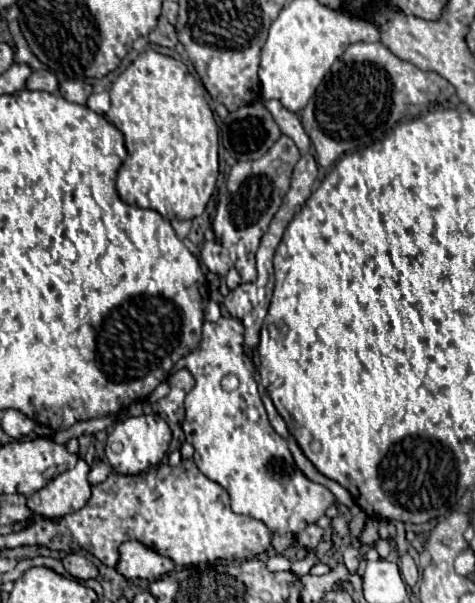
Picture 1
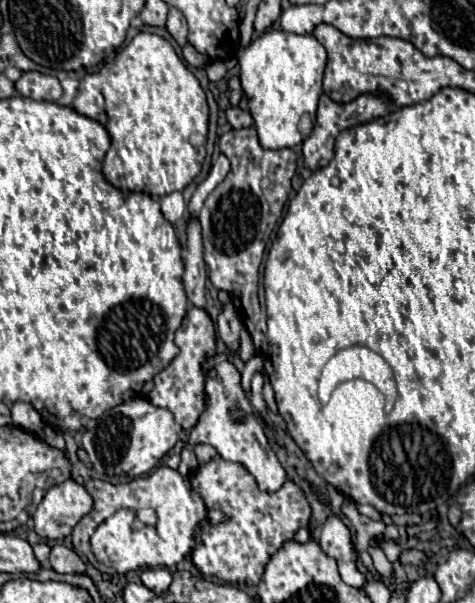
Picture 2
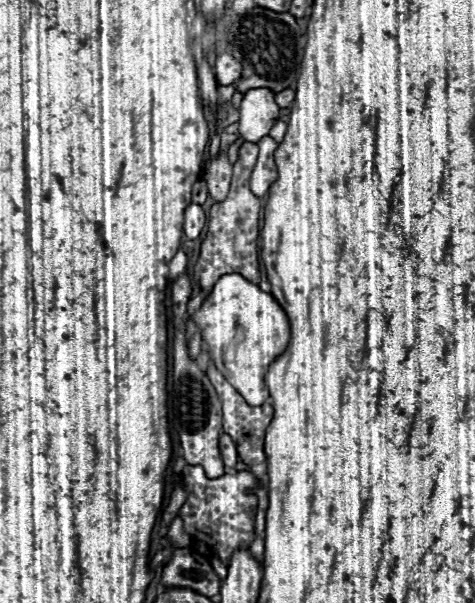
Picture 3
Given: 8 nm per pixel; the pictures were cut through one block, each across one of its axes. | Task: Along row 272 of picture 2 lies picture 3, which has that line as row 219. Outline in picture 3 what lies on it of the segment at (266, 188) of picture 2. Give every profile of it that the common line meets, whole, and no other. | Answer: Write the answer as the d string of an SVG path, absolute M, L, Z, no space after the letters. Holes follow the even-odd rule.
M244 142L240 146L240 158L234 164L234 176L232 186L228 192L228 198L224 202L216 202L210 208L210 220L208 220L208 234L200 246L200 258L194 266L194 280L202 286L202 290L208 294L214 286L214 282L230 272L238 272L250 282L260 282L260 266L258 266L258 214L260 214L260 198L256 198L250 192L250 174L258 158L258 144Z

